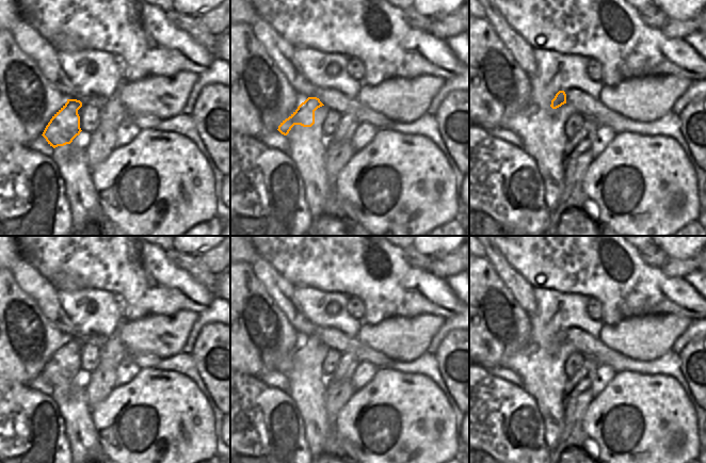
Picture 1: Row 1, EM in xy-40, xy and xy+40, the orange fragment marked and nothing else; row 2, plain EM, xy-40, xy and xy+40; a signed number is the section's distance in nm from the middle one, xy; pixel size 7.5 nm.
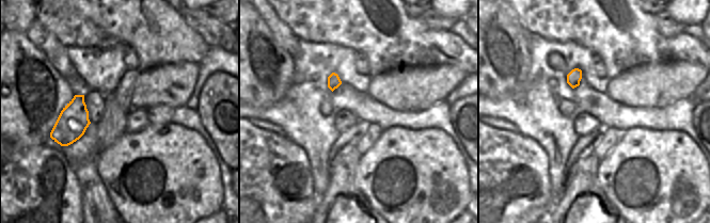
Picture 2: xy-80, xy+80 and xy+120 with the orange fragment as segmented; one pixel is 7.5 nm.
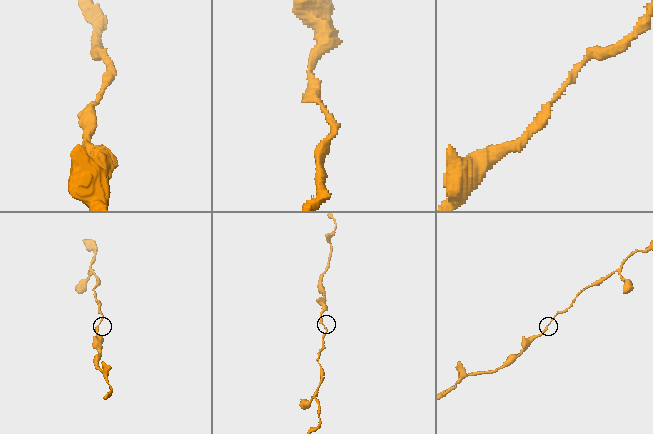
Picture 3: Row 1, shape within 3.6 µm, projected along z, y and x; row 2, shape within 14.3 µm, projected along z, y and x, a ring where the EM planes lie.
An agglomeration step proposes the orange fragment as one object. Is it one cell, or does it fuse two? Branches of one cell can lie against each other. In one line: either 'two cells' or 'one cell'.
one cell

